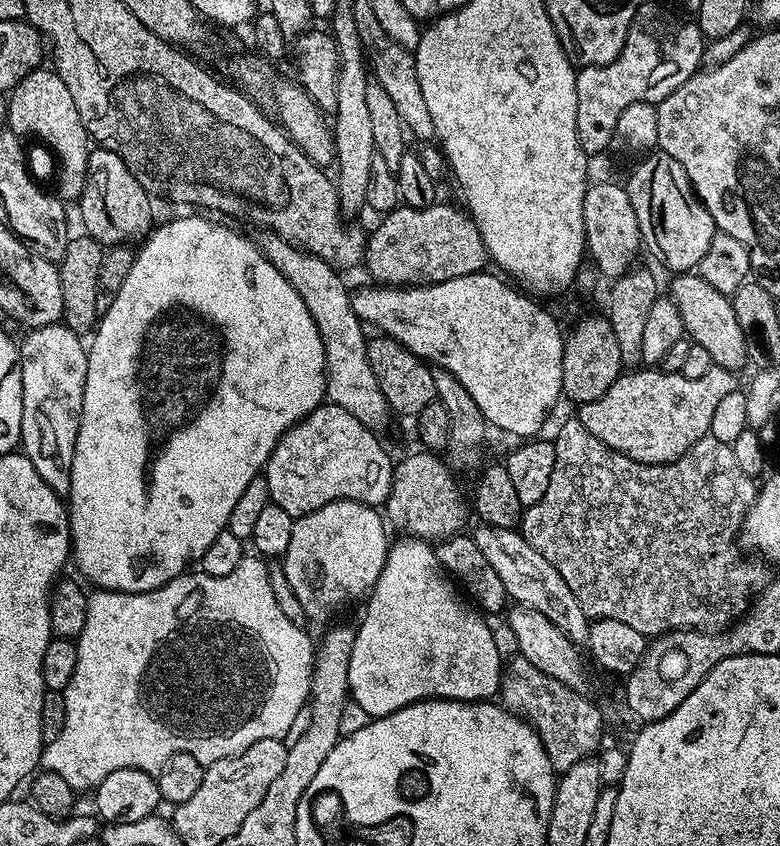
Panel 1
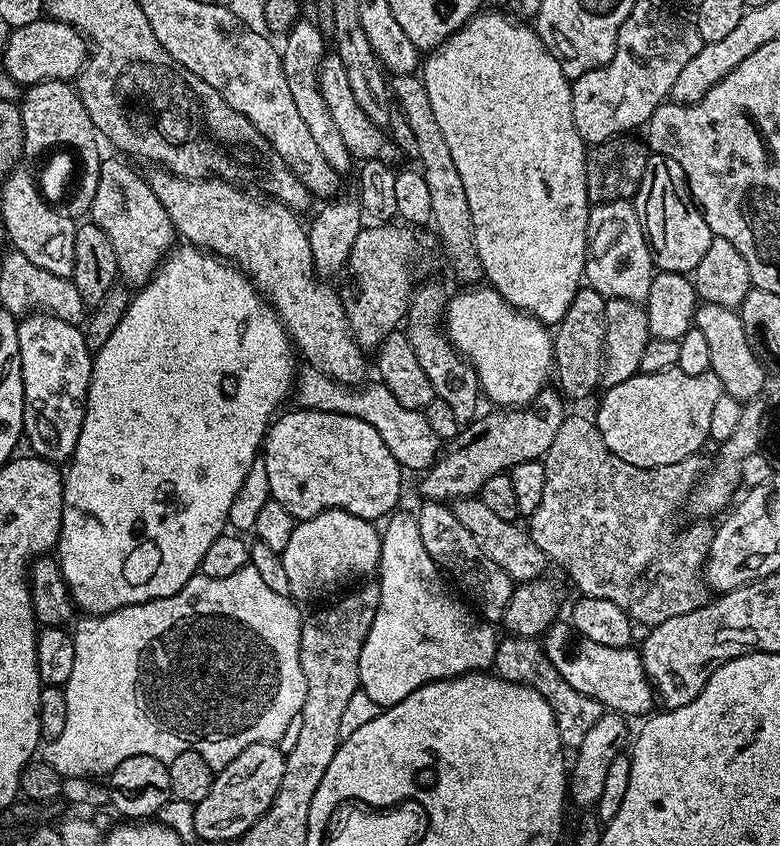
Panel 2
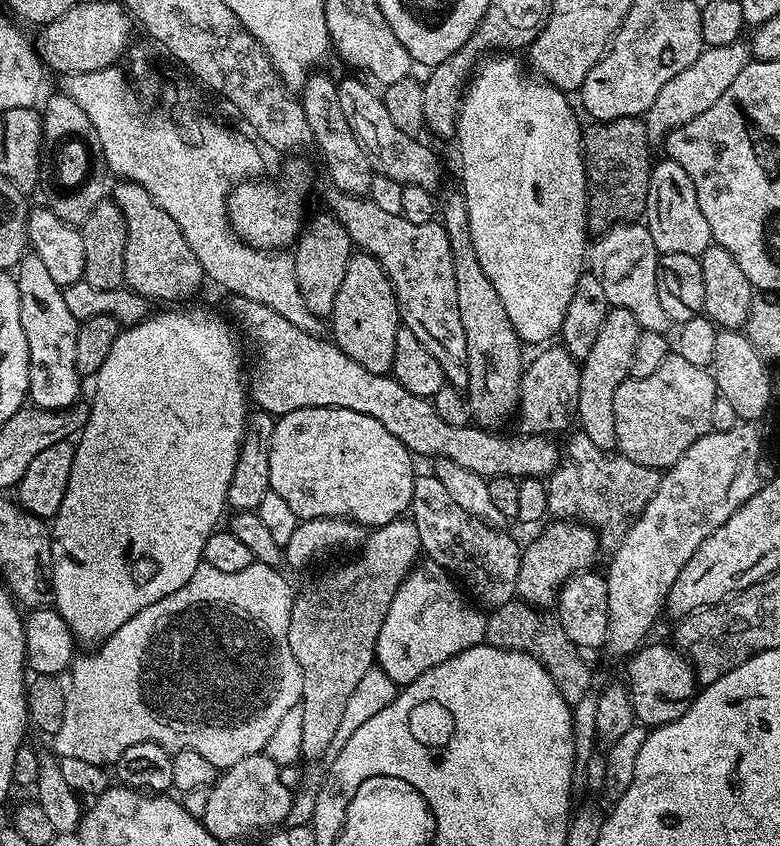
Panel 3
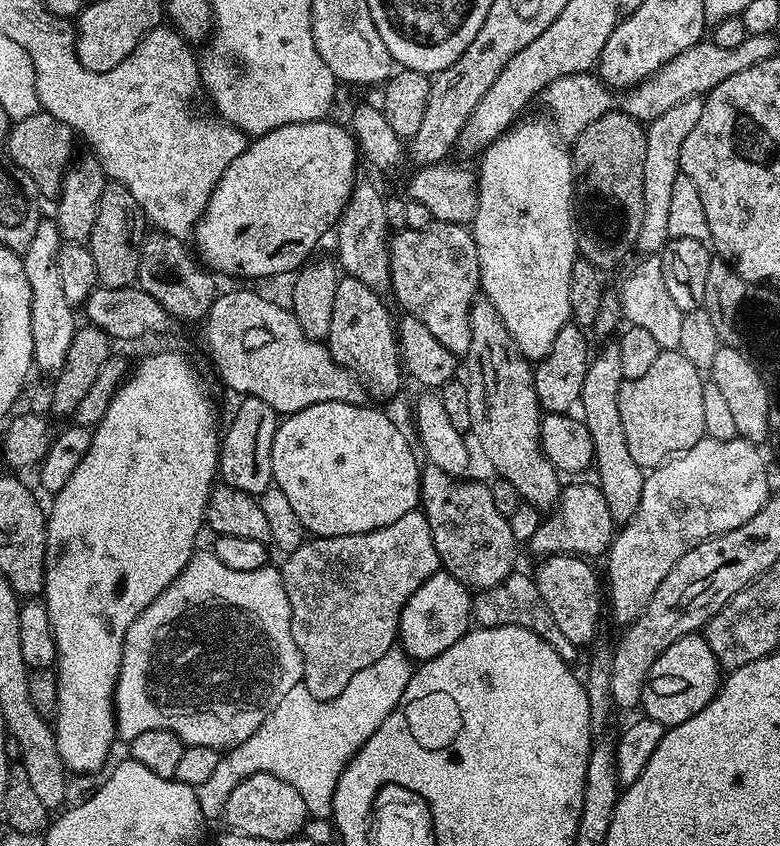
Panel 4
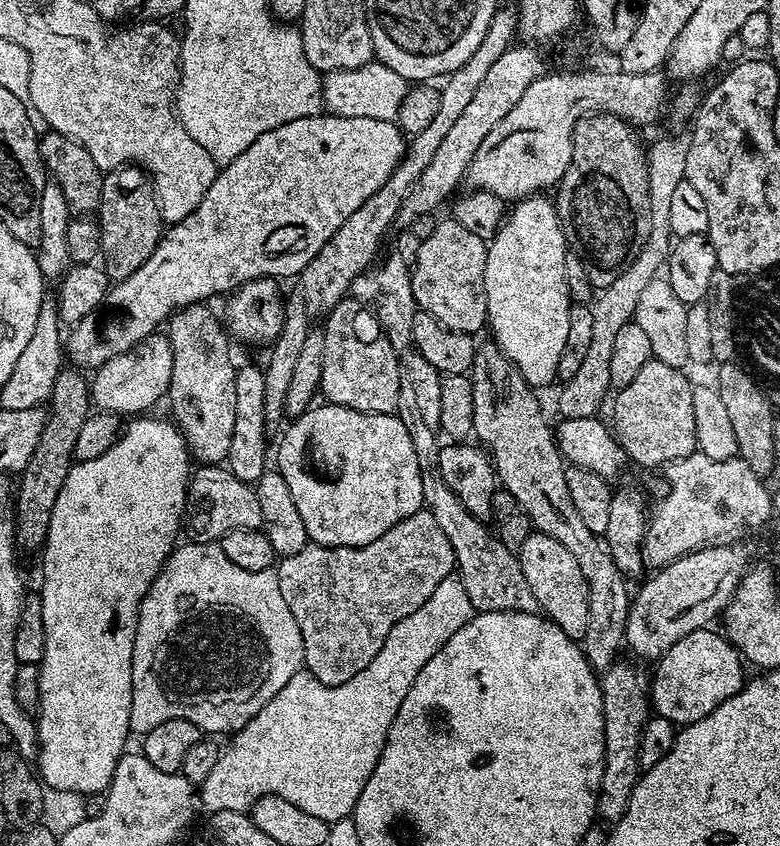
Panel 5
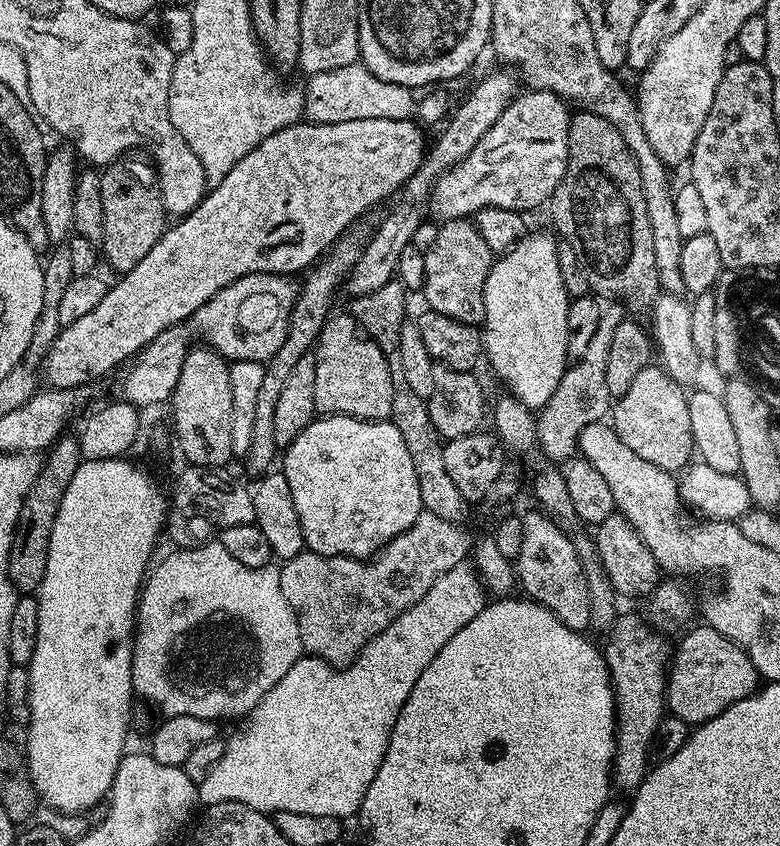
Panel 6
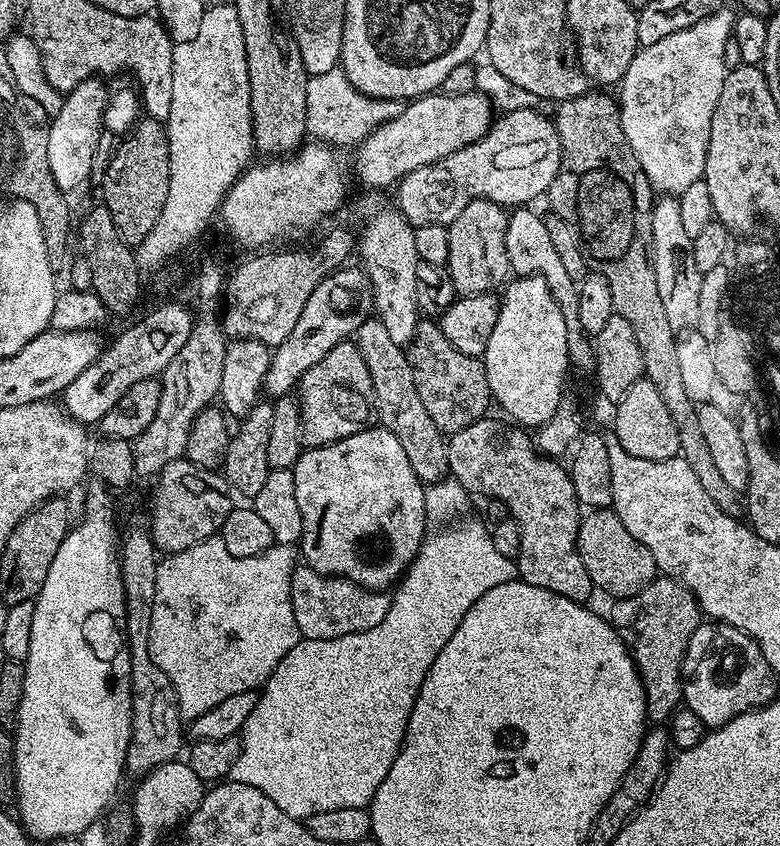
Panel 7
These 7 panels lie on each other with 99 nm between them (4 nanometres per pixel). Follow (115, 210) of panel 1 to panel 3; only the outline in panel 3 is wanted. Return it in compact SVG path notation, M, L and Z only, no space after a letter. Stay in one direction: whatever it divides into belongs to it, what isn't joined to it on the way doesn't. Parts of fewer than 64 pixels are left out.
M120 180L117 185L111 189L110 196L122 210L126 222L124 284L149 302L184 300L194 295L206 277L202 262L194 258L194 250L190 250L186 238L182 238L178 222L174 222L174 218L170 218L170 214L166 214L166 210L162 210L142 186L129 180Z

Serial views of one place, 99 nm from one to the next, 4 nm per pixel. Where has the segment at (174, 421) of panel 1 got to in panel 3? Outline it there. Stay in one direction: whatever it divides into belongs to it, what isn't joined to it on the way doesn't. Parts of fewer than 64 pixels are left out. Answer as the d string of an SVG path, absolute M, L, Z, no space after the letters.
M188 308L185 312L160 312L157 316L149 314L138 323L129 324L120 331L114 346L110 346L110 355L106 357L106 362L102 362L102 366L96 371L94 377L96 393L93 394L92 400L90 399L88 421L79 432L78 439L75 441L76 453L74 454L74 466L70 470L70 482L66 486L66 494L62 498L62 506L58 506L55 516L51 517L50 520L52 530L52 599L55 608L62 614L62 618L66 618L66 626L70 626L70 630L77 641L106 641L110 638L110 634L114 634L114 630L118 630L118 626L123 626L124 623L130 622L130 618L134 618L134 614L138 614L138 610L146 610L146 606L158 602L158 598L166 598L166 594L174 594L174 590L182 590L182 586L186 586L186 582L190 582L190 577L194 575L194 570L198 570L198 566L203 561L204 551L206 550L206 538L210 538L210 534L217 531L219 524L216 523L223 518L224 512L226 516L228 491L234 478L234 470L238 462L238 454L240 453L240 443L244 437L244 427L248 425L250 415L250 396L246 391L245 384L246 368L244 372L244 364L240 361L240 344L236 341L237 329L231 323L229 324L224 320L220 320L218 313L207 312L204 308Z

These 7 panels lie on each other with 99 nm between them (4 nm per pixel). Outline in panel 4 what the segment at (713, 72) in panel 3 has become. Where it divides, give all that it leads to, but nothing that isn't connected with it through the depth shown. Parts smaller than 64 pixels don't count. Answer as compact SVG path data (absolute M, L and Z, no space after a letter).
M696 97L687 99L666 110L661 117L651 121L645 132L647 134L645 169L643 171L643 216L639 236L636 239L635 247L644 252L643 255L654 256L663 251L667 244L669 234L669 216L671 191L674 190L674 182L677 181L680 170L680 158L682 142L687 135L694 130L702 116L703 99Z

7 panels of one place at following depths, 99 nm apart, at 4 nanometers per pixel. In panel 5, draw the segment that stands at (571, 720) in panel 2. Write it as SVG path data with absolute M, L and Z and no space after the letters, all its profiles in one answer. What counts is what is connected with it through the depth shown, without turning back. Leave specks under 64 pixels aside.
M422 466L422 494L425 509L432 513L434 520L450 541L456 560L456 572L470 602L476 612L524 612L537 613L537 599L527 585L522 573L519 557L510 551L499 548L479 517L469 514L462 506L456 492L450 490L442 478L439 467Z

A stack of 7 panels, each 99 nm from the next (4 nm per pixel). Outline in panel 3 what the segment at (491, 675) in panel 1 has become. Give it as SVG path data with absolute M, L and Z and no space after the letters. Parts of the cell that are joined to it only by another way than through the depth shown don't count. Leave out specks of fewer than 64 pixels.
M421 561L403 580L387 610L376 643L377 665L398 686L409 684L454 654L483 643L486 619L447 569Z

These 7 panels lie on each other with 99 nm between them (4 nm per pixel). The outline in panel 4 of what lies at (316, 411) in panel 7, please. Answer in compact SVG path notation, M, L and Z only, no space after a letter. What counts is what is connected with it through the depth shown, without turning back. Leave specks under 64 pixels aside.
M345 275L337 282L334 295L334 312L326 347L333 358L352 373L364 385L367 395L392 396L400 388L402 361L398 347L398 332L394 327L394 316L388 313L380 301L381 293L366 286L356 276Z

